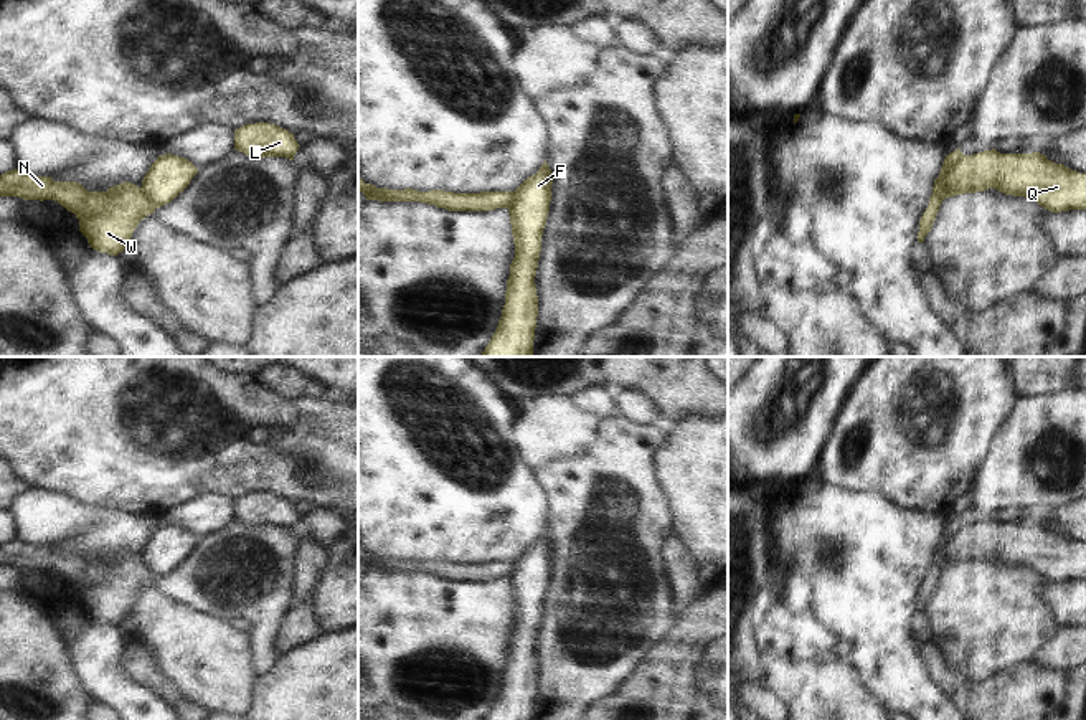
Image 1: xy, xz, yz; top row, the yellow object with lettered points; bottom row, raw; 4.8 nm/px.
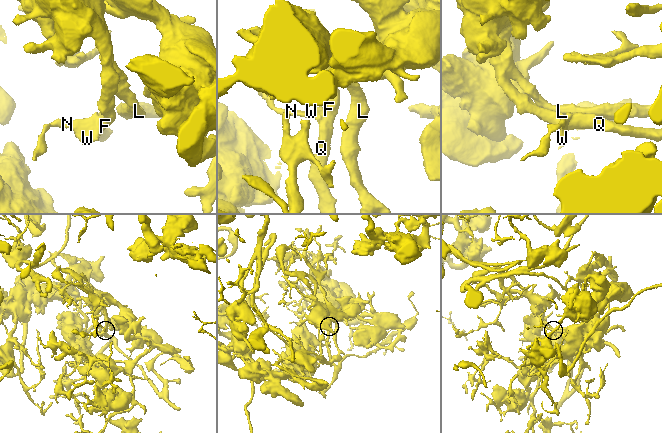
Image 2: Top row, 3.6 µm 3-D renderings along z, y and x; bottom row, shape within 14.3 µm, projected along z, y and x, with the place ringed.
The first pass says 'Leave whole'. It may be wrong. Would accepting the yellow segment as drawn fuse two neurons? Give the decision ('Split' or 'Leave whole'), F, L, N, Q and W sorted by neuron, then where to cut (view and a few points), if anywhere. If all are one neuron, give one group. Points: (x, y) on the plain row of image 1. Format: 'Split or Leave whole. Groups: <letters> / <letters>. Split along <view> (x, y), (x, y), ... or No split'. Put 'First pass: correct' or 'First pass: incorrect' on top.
First pass: incorrect
Split. Groups: F L Q / N W. Split along yz (964, 525), (941, 540)

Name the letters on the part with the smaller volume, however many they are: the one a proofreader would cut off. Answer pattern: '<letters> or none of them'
N, W

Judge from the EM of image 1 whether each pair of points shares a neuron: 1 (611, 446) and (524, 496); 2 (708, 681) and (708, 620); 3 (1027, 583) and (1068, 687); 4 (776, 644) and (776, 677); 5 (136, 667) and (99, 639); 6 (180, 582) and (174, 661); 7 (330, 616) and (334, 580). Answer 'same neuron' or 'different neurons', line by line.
1: different neurons
2: different neurons
3: different neurons
4: different neurons
5: different neurons
6: different neurons
7: same neuron

